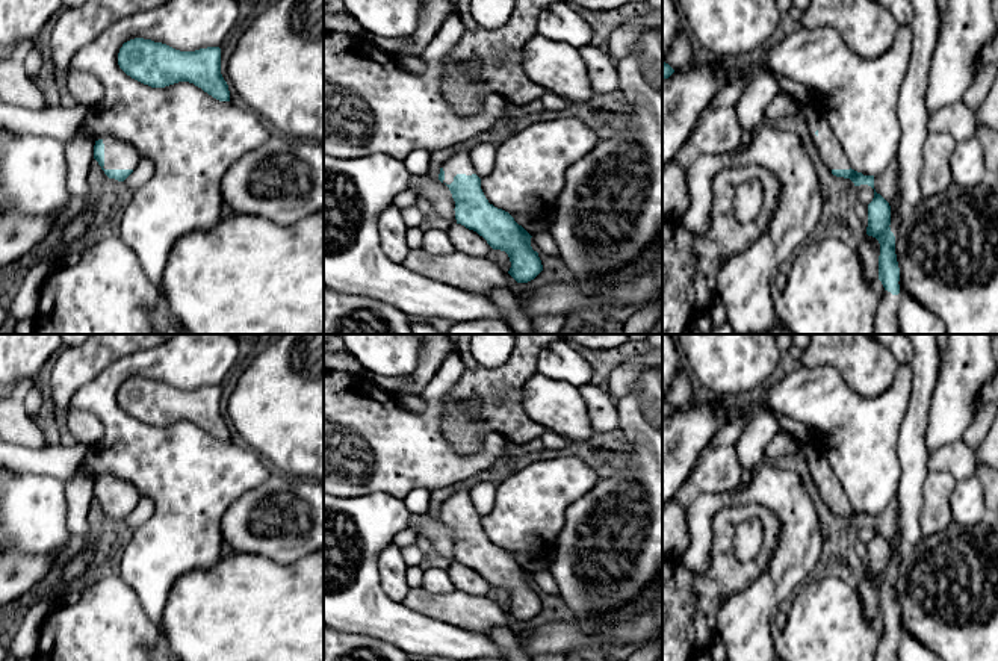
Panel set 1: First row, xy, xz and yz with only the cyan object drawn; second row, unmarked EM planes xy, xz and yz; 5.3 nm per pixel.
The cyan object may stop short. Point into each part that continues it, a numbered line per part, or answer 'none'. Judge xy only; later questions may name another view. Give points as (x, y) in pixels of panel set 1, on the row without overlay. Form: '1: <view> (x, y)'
1: xy (118, 493)

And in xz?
1: xz (458, 502)

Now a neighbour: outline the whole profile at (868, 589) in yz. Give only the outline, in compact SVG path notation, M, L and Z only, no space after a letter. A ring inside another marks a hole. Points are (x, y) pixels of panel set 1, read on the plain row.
M865 573L856 591L863 607L863 616L871 626L871 622L879 619L880 582L876 576Z

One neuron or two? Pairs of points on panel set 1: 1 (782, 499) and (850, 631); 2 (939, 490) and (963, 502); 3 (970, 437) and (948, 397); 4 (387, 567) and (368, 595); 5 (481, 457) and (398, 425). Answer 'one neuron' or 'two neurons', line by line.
1: two neurons
2: two neurons
3: two neurons
4: two neurons
5: one neuron

